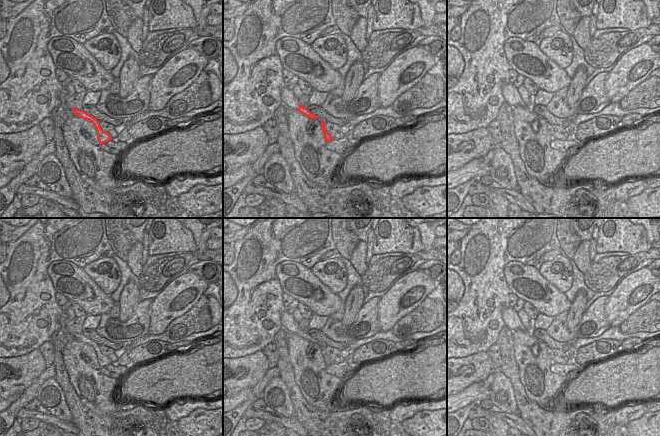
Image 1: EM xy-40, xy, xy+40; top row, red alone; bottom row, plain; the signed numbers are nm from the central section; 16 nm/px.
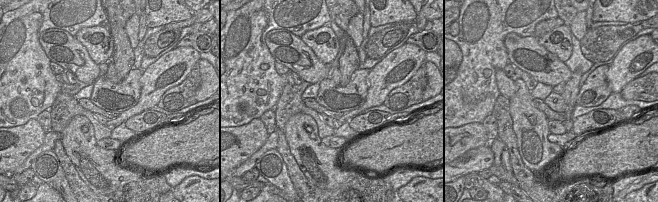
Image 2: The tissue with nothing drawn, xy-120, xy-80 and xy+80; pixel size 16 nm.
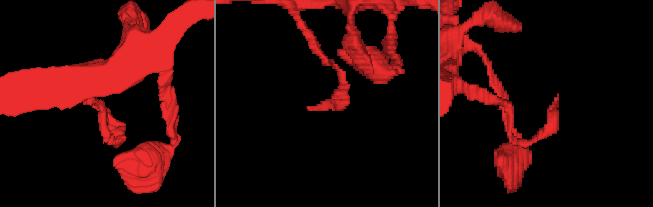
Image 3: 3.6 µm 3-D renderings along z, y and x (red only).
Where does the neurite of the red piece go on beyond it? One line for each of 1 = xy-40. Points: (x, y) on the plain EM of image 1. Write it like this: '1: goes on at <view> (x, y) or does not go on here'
1: does not go on here

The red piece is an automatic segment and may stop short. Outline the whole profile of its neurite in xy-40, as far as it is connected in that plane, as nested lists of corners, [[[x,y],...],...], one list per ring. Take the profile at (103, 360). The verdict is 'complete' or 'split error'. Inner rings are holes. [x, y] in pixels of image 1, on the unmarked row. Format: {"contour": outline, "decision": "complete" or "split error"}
{"contour": [[[72,332],[72,336],[76,339],[76,340],[79,340],[83,343],[87,343],[89,344],[90,346],[93,347],[93,349],[95,350],[96,352],[96,355],[97,355],[97,359],[98,359],[98,364],[99,364],[99,367],[100,369],[102,369],[103,367],[109,365],[109,364],[112,364],[111,360],[109,357],[103,355],[100,351],[100,348],[96,342],[94,342],[93,340],[87,338],[86,336],[84,336],[83,334],[78,334],[76,332]]], "decision": "complete"}

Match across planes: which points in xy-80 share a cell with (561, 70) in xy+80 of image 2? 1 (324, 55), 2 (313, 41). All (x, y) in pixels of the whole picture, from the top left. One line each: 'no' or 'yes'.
1: no
2: no

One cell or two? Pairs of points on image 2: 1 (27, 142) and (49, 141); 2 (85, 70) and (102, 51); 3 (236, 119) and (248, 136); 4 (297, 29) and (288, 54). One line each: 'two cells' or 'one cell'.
1: two cells
2: two cells
3: two cells
4: two cells

